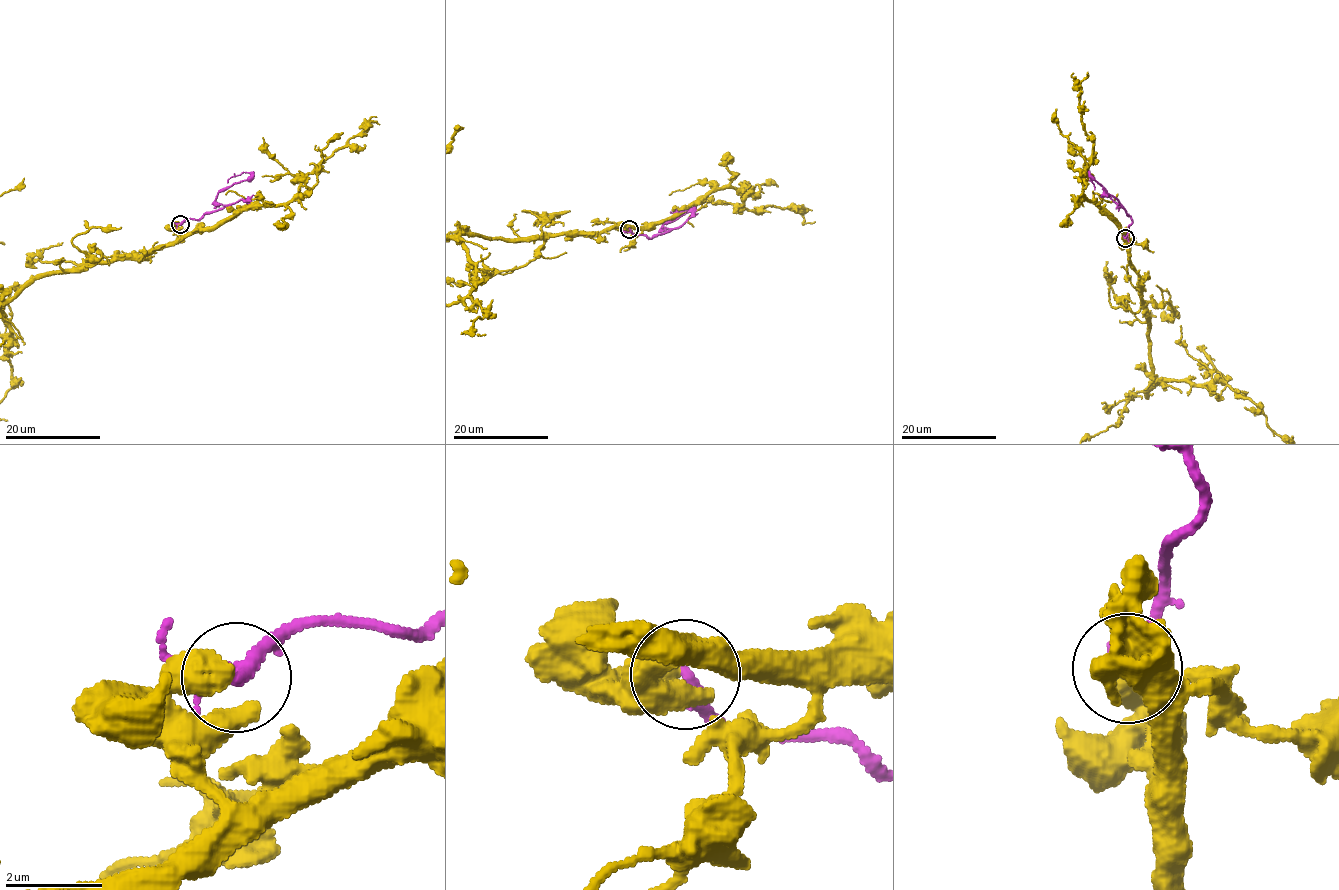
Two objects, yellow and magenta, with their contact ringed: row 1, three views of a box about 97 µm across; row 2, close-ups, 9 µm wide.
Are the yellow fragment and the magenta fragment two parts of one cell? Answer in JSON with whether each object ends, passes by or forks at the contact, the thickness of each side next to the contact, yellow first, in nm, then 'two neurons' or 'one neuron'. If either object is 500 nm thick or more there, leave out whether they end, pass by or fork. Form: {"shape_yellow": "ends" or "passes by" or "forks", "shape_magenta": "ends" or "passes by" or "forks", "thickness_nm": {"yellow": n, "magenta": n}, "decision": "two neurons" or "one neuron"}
{"thickness_nm": {"yellow": 550, "magenta": 200}, "decision": "two neurons"}

